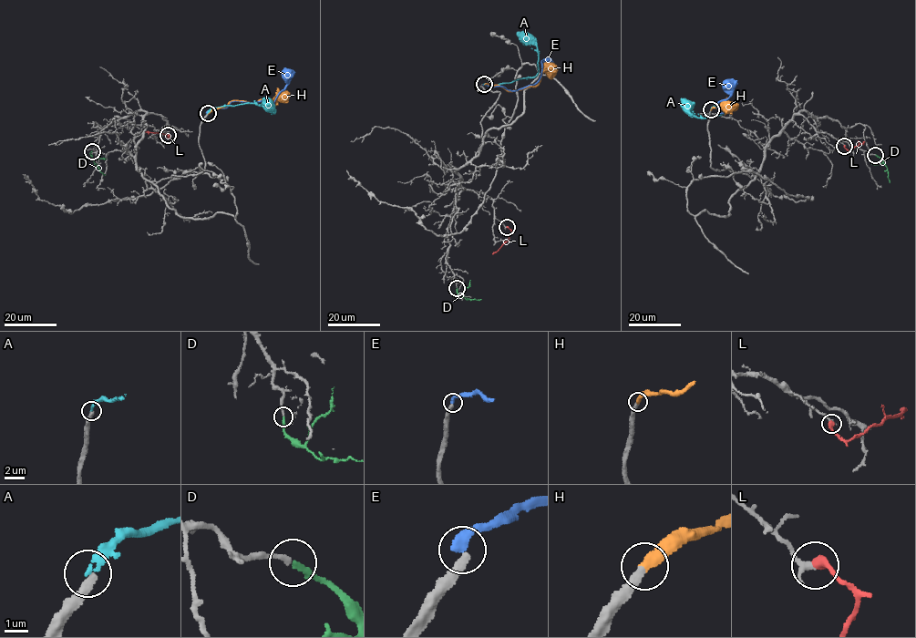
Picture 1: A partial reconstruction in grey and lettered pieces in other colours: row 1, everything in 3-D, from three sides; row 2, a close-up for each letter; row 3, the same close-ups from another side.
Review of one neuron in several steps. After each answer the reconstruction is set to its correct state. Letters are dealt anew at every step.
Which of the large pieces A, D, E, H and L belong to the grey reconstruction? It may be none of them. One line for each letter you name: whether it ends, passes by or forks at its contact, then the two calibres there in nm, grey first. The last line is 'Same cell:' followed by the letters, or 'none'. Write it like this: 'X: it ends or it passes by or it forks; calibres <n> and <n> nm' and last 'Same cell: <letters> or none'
D: it ends; calibres 190 and 220 nm
H: it ends; calibres 320 and 360 nm
Same cell: D, H

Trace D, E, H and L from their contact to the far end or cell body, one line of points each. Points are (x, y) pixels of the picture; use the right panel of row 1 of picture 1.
D: (876, 155), (887, 169), (890, 182)
E: (711, 109), (731, 104), (735, 109), (719, 113), (718, 103), (730, 95), (725, 79)
H: (711, 109), (729, 103), (734, 109), (728, 108), (731, 103), (728, 104)
L: (844, 146), (849, 150), (865, 142)

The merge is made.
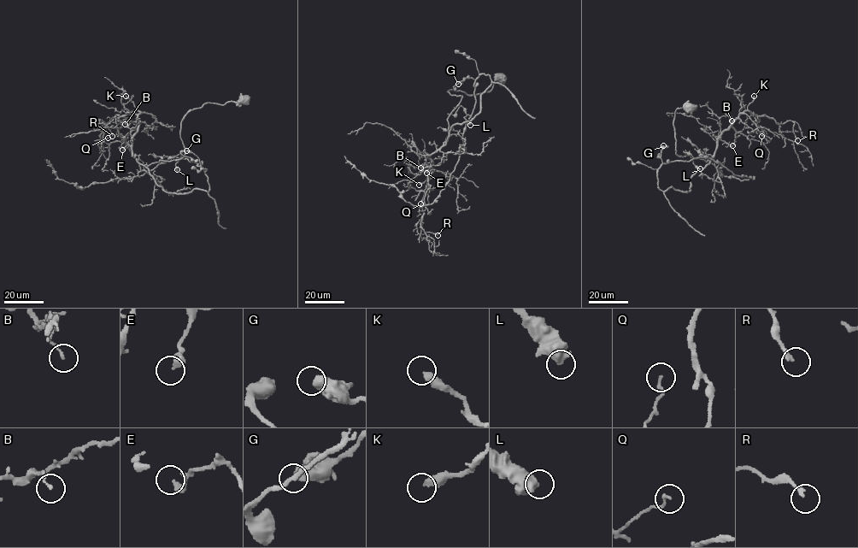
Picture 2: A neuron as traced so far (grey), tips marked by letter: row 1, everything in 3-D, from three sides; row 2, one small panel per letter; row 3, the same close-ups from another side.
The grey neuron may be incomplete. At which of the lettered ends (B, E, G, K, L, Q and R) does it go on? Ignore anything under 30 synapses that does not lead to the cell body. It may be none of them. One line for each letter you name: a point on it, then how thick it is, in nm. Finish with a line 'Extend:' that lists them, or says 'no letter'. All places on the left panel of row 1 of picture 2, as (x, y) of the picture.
K: place (126, 96); calibre 400 nm
Extend: K

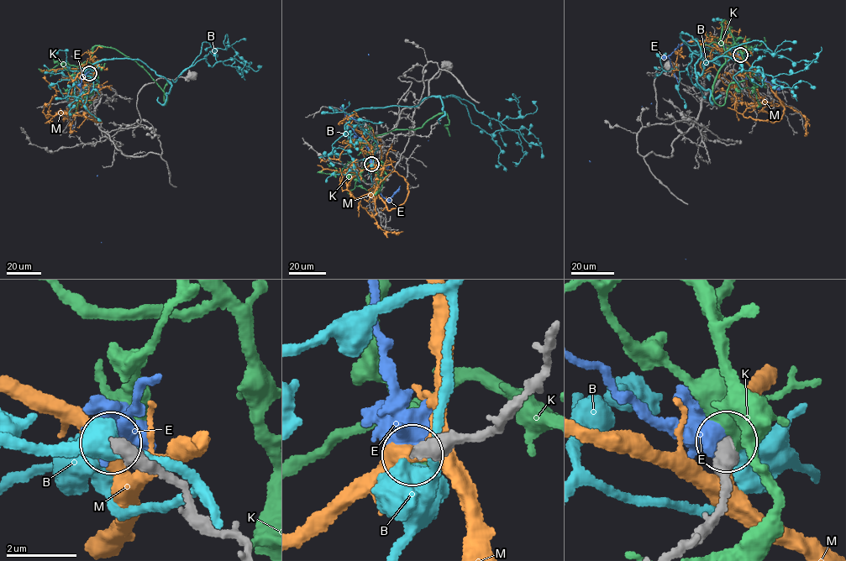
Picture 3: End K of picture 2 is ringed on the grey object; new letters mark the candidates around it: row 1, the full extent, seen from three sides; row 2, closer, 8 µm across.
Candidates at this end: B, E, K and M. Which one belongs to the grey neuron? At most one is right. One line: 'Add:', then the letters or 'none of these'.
Add: none of these

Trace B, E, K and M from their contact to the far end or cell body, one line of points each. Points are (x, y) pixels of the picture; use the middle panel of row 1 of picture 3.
B: (371, 164), (377, 144), (350, 123), (349, 114), (452, 95), (518, 134), (525, 153), (515, 165)
E: (372, 163), (368, 148), (344, 118), (344, 111), (357, 120), (344, 100), (368, 55), (428, 140)
K: (372, 164), (362, 149), (362, 144), (393, 130), (415, 130), (444, 112), (449, 123), (444, 125), (449, 136)
M: (372, 164), (388, 210), (404, 202), (408, 183), (392, 171), (373, 194), (378, 226), (403, 231)

